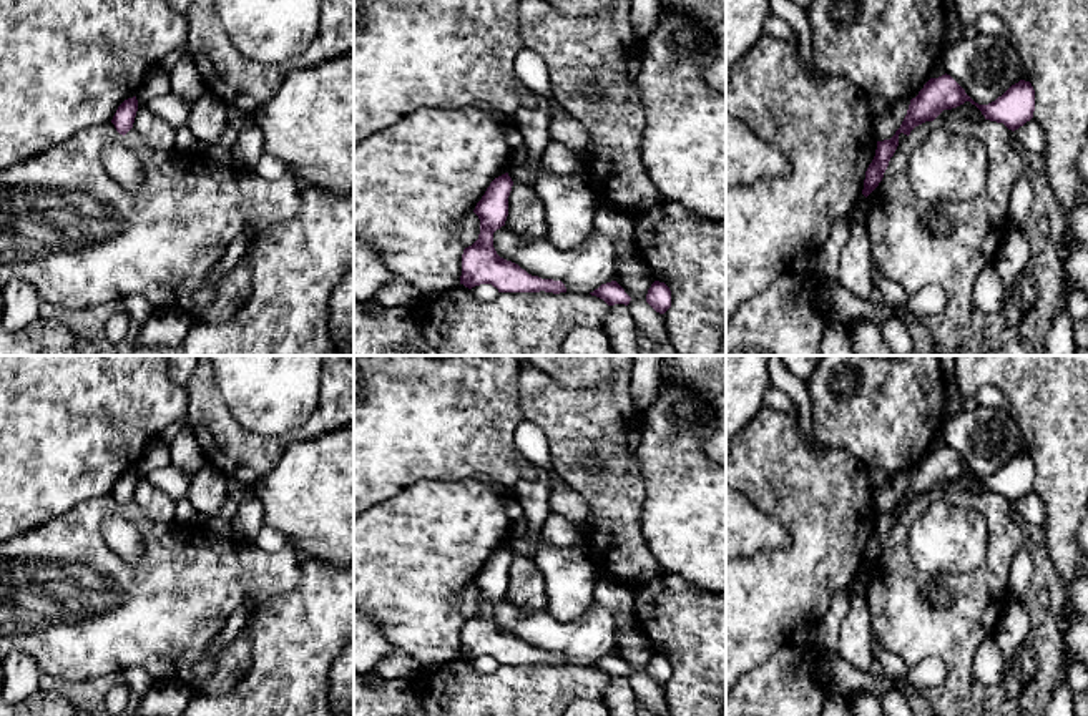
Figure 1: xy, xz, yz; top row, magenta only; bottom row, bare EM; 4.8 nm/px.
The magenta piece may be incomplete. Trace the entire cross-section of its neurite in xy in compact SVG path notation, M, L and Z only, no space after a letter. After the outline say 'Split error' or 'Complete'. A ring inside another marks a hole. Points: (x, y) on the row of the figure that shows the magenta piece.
M136 96L125 100L118 106L111 123L115 125L115 128L120 135L125 136L133 128L136 111L138 111Z. Complete

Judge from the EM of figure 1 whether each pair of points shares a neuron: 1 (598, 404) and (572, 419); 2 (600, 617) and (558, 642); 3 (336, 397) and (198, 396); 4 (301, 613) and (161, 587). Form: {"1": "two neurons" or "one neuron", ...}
{"1": "one neuron", "2": "one neuron", "3": "one neuron", "4": "two neurons"}

